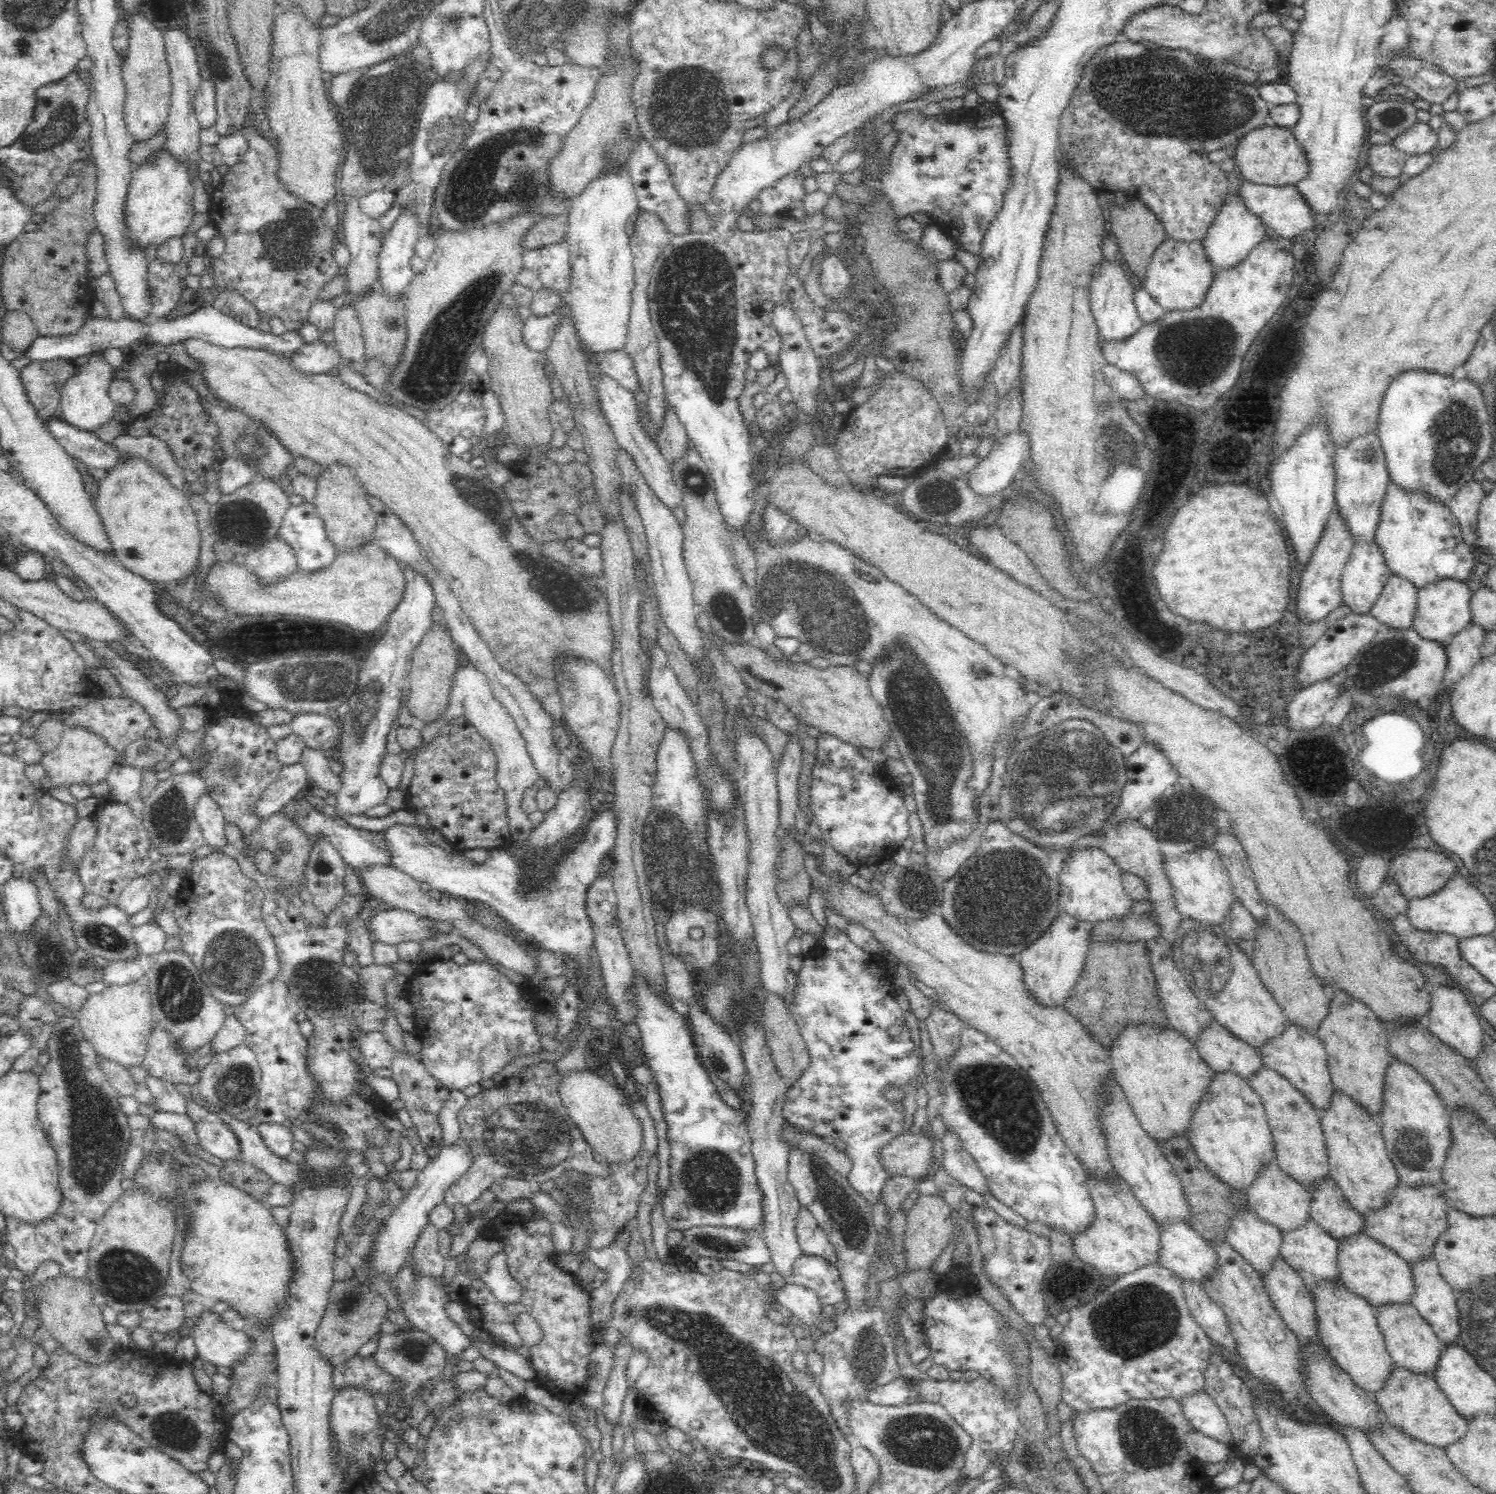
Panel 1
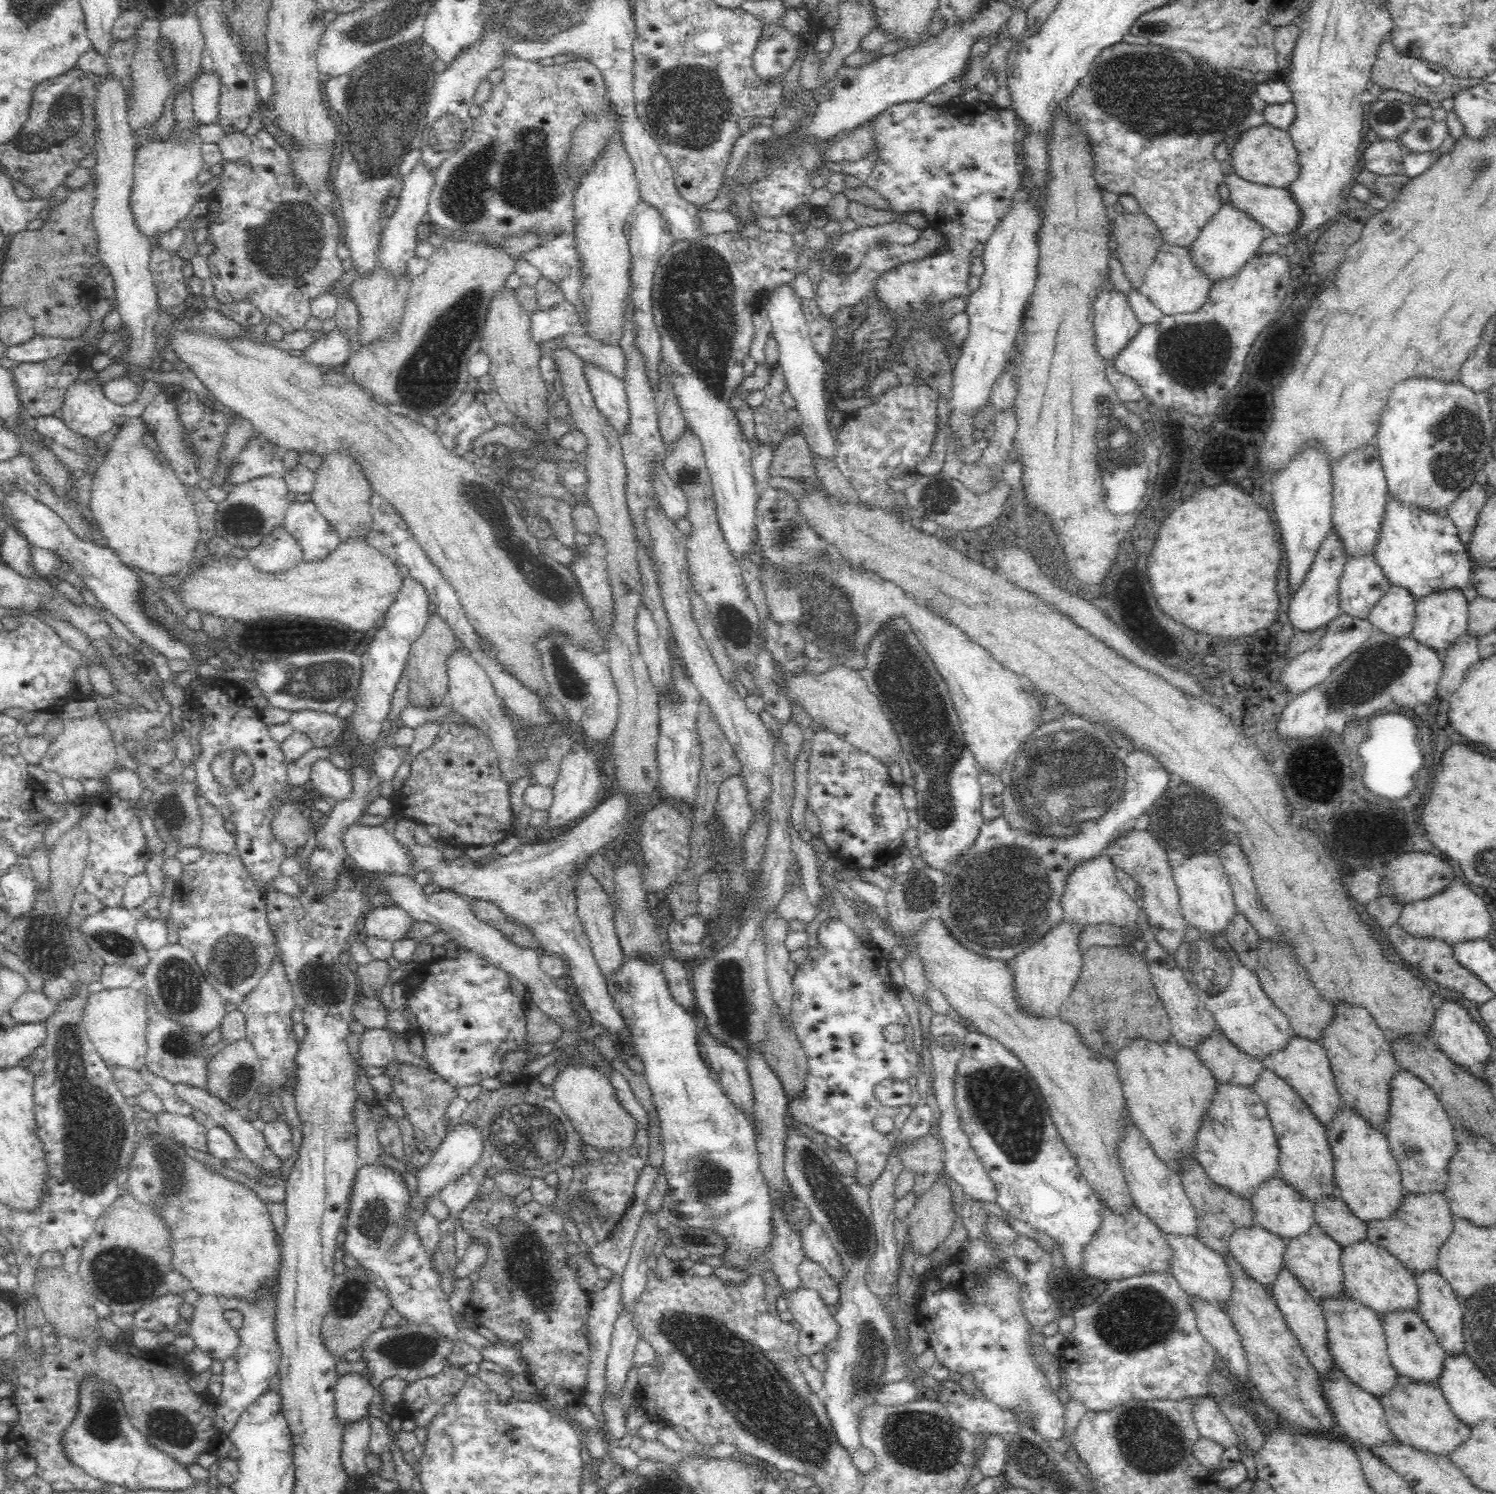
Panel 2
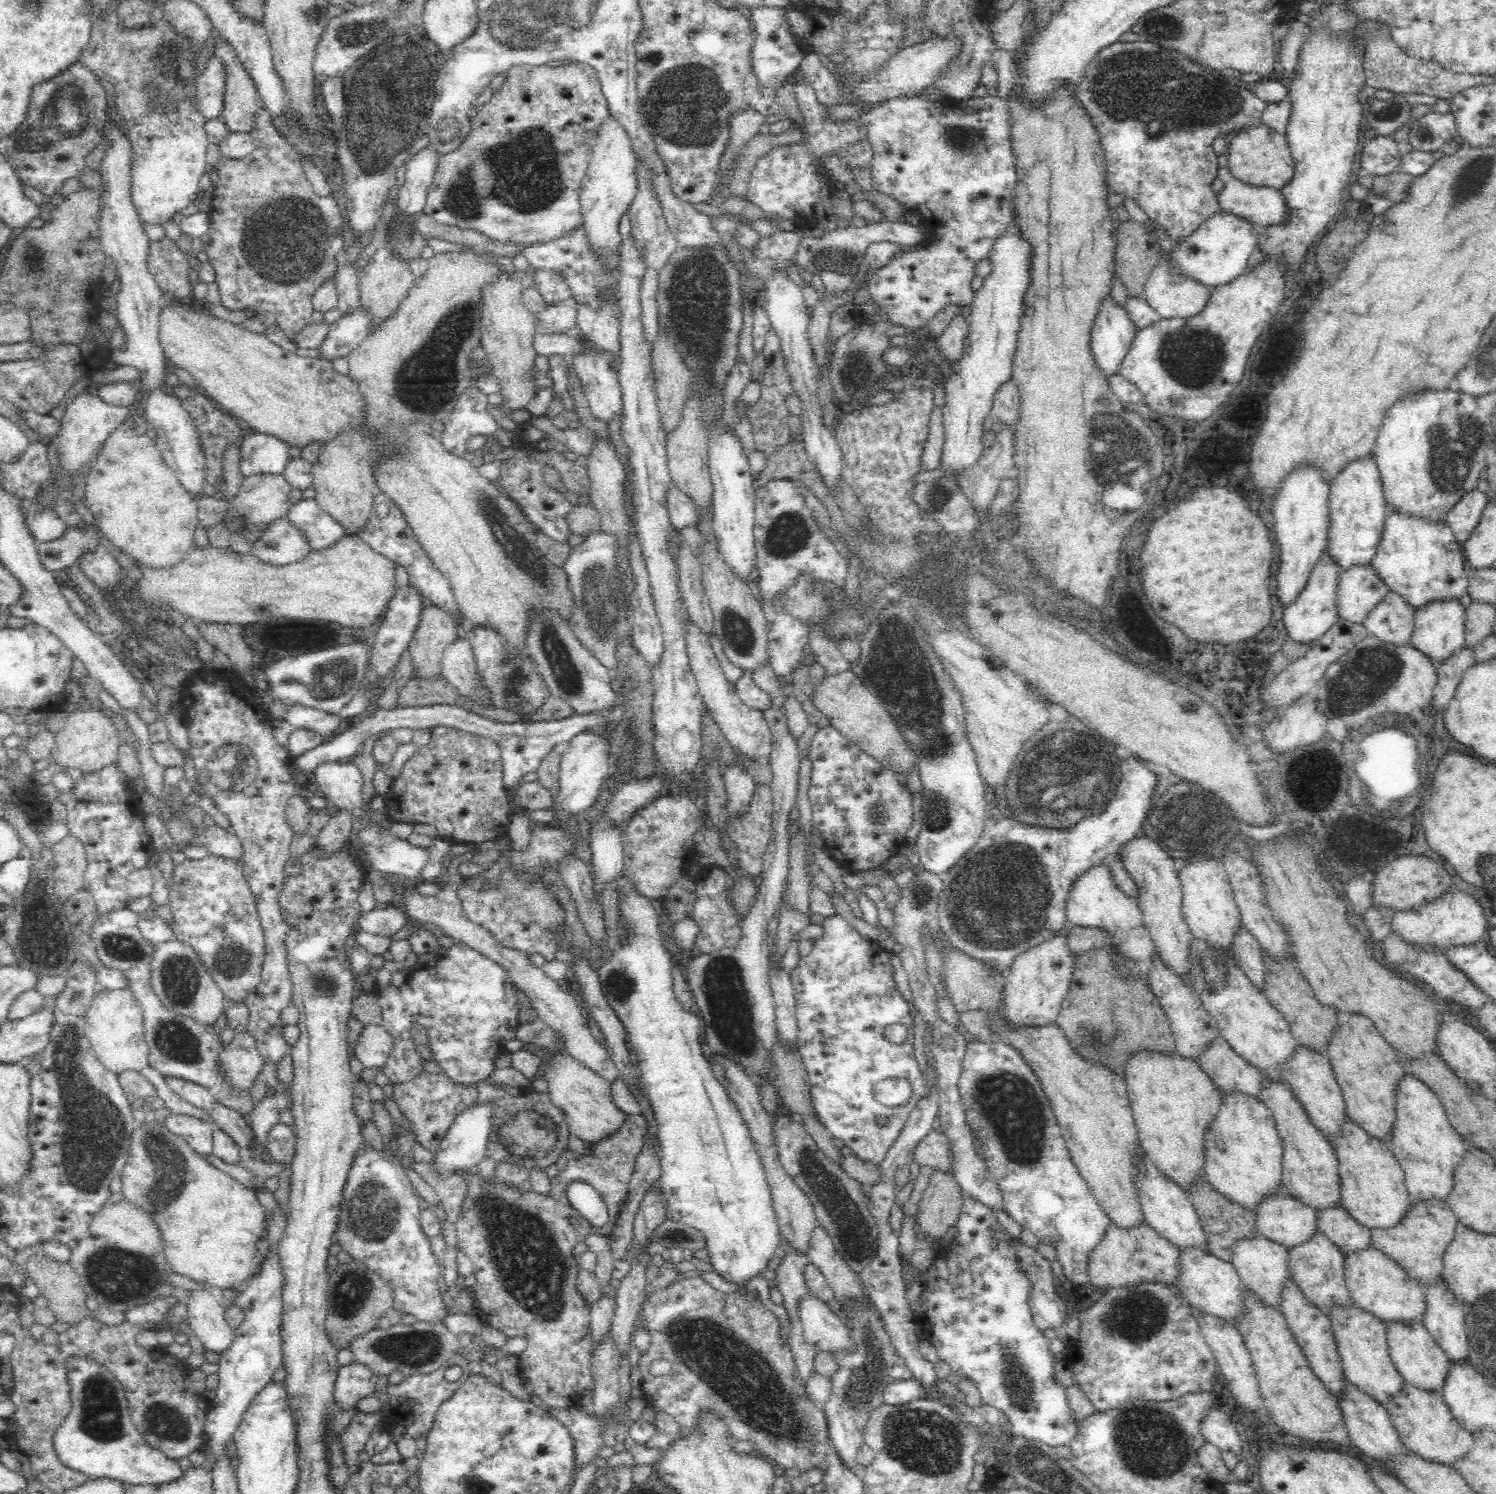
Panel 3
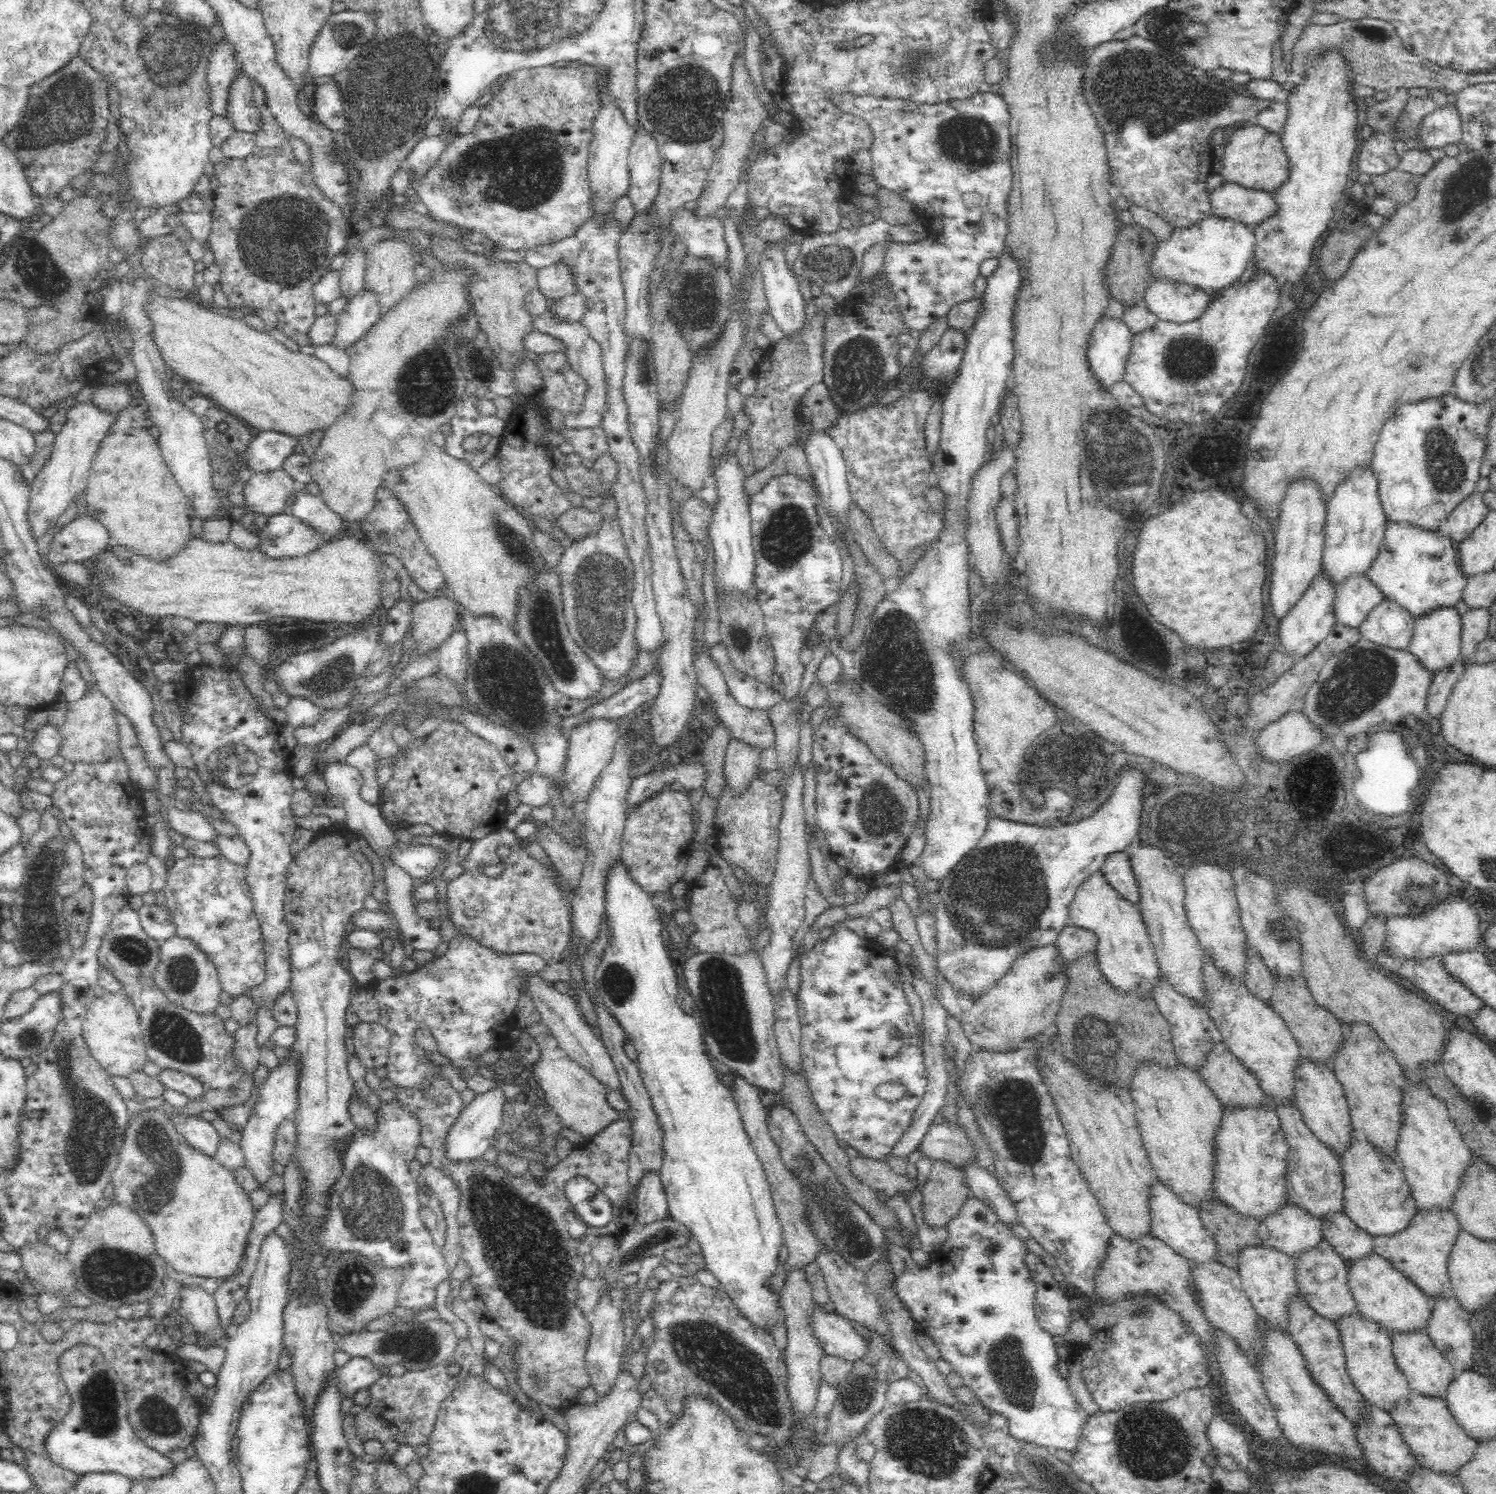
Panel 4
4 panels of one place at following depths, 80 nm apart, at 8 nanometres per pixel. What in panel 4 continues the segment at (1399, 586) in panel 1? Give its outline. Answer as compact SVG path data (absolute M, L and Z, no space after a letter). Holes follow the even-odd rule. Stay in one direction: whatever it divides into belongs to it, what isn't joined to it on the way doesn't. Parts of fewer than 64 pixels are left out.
M1388 597L1375 606L1359 624L1361 636L1379 645L1406 649L1415 618L1396 600Z

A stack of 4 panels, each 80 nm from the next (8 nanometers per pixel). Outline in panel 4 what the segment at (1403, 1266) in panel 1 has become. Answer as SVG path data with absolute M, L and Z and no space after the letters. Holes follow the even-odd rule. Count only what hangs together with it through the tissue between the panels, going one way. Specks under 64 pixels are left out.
M1372 1251L1349 1261L1347 1283L1354 1297L1356 1310L1381 1324L1388 1332L1394 1329L1398 1331L1425 1329L1431 1313L1432 1297L1406 1278L1389 1260L1386 1260L1386 1257Z

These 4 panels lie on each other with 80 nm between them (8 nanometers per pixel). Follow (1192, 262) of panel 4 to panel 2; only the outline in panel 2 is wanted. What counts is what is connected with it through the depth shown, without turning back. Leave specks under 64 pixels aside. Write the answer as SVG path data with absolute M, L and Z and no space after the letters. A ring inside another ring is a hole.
M1223 201L1220 210L1202 228L1198 239L1190 247L1194 263L1210 275L1212 282L1232 276L1260 248L1267 233L1266 228L1253 216L1241 208L1234 207L1232 201Z

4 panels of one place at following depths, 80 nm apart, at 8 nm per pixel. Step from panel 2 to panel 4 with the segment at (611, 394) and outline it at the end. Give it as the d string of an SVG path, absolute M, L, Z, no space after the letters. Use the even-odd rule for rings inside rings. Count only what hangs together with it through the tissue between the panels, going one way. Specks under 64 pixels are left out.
M549 309L540 316L533 317L536 331L558 337L562 343L566 343L567 361L572 369L584 382L586 387L585 401L580 412L568 413L564 416L564 424L568 428L588 428L600 425L600 422L608 412L608 398L610 398L610 387L608 387L608 377L604 371L602 363L602 349L600 345L589 335L587 328L578 323L558 322L551 316Z

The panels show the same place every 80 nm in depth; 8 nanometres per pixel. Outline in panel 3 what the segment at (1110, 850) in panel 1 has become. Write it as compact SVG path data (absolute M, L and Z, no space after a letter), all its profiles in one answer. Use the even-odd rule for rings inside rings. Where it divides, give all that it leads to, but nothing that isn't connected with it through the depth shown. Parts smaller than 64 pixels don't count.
M1146 830L1130 837L1130 840L1124 841L1115 850L1115 853L1119 863L1137 884L1136 897L1149 938L1161 953L1166 965L1176 969L1183 980L1191 985L1190 977L1186 977L1186 952L1190 952L1194 937L1190 933L1182 913L1183 892L1177 877L1178 865L1158 842L1154 842L1154 837Z

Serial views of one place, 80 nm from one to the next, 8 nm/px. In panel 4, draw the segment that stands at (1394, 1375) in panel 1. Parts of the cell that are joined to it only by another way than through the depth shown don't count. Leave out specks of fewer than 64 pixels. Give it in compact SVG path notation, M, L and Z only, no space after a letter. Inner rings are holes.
M1411 1391L1406 1400L1400 1400L1389 1412L1401 1438L1409 1446L1415 1460L1435 1472L1458 1473L1458 1468L1474 1456L1477 1440L1470 1437L1452 1417L1444 1398L1425 1396Z

